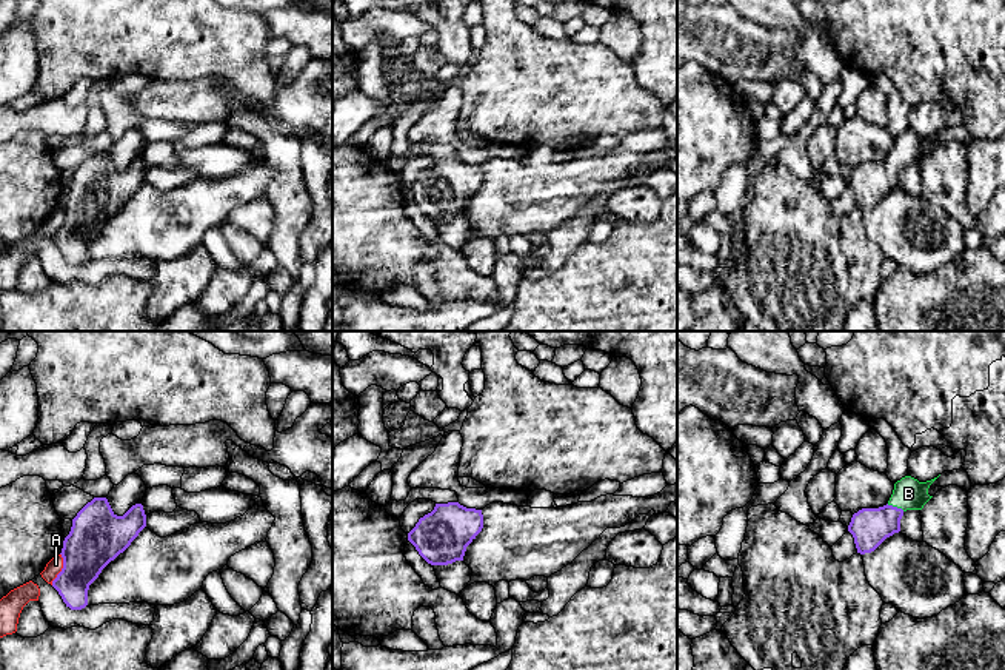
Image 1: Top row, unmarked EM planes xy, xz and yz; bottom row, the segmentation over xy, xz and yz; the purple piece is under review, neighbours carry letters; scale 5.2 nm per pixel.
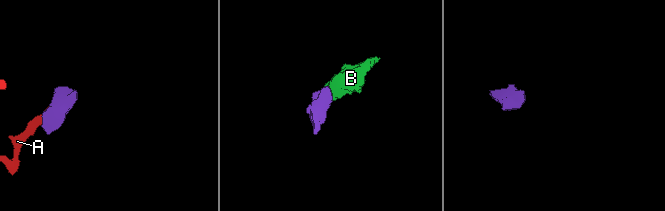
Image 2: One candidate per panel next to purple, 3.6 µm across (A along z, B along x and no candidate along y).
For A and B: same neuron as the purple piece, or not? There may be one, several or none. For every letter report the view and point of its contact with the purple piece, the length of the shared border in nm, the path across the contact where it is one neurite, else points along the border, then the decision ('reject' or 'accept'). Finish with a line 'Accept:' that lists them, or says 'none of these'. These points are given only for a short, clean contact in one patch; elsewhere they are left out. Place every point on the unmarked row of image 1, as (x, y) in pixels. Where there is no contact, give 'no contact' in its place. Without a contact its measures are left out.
A: xy (62, 224) | 180 nm | along xy (60, 208), (62, 225), (51, 239) | reject
B: yz (896, 162) | 100 nm | across yz (870, 182), (879, 179), (896, 162), (908, 148) | accept
Accept: B

